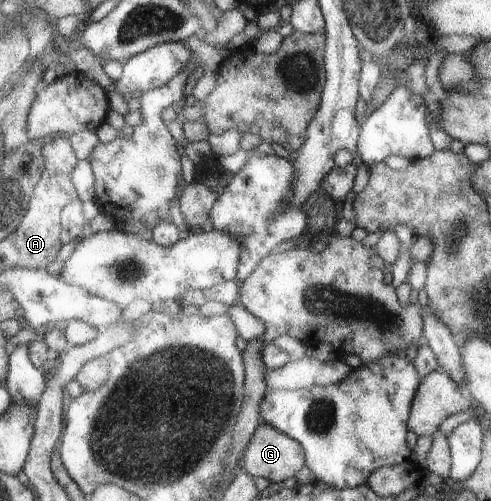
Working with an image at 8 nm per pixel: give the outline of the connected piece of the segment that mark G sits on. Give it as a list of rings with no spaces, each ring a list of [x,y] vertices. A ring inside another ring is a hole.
[[[262,424],[254,432],[242,458],[241,471],[270,482],[279,482],[297,474],[303,466],[301,445],[271,424]]]

